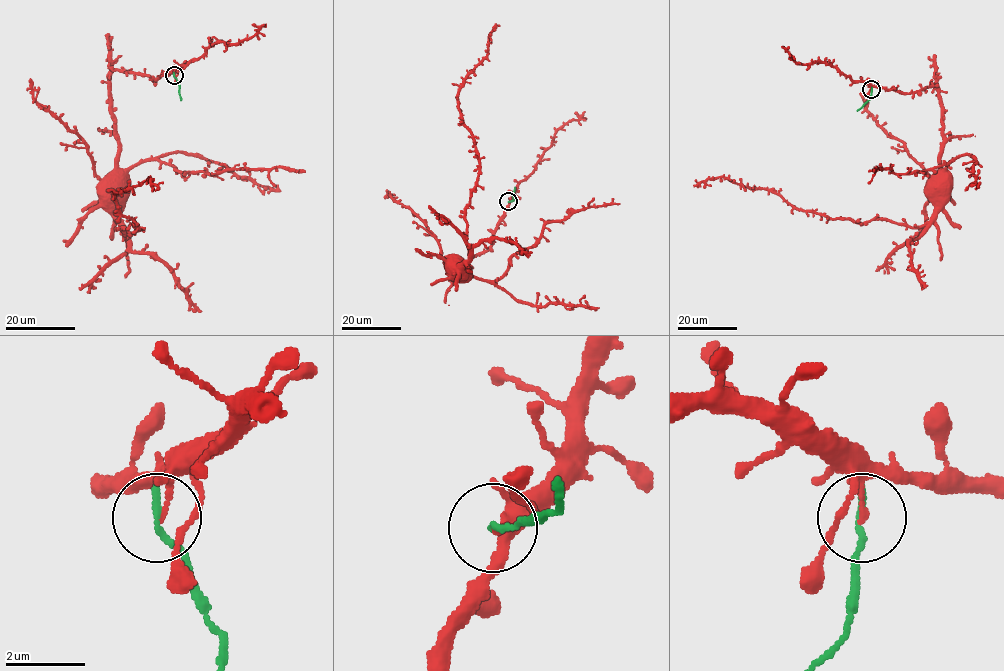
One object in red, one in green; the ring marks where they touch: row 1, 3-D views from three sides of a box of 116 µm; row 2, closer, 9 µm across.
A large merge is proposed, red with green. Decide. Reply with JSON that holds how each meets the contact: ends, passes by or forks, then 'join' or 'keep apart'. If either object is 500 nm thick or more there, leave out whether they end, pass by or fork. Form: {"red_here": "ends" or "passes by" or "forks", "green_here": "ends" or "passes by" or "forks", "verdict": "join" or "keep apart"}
{"red_here": "ends", "green_here": "ends", "verdict": "keep apart"}

